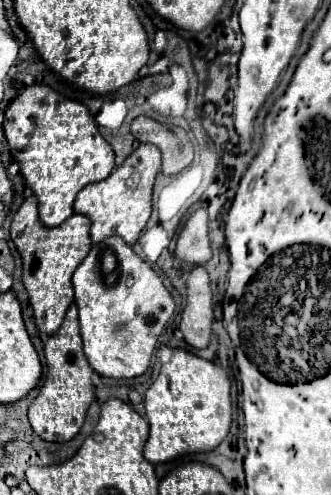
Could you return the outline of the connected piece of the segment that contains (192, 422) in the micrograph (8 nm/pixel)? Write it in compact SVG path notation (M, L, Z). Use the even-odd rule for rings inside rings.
M174 349L172 359L162 365L158 379L146 391L146 417L150 435L144 457L150 463L170 461L184 453L210 451L228 435L232 423L232 399L228 373L186 349Z

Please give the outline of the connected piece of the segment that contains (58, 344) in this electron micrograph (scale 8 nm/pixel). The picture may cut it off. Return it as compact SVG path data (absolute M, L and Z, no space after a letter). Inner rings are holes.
M72 303L66 311L64 323L60 329L50 335L44 343L44 355L48 363L48 375L46 381L38 393L38 397L32 401L28 409L28 419L38 437L44 441L70 441L82 427L86 411L94 399L94 385L92 375L94 369L90 367L84 351L82 351L82 339L78 331L78 305Z

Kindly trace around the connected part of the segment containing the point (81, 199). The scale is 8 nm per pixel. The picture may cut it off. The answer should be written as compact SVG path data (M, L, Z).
M140 143L140 147L134 149L128 159L118 169L114 169L104 181L90 183L78 193L74 201L74 211L90 217L90 237L94 243L100 243L110 235L122 237L128 245L134 245L138 241L140 231L146 227L152 213L152 187L160 171L160 163L160 149L152 143Z

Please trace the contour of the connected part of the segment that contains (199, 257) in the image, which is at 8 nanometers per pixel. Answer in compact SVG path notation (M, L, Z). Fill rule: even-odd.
M198 209L180 231L178 243L176 243L176 257L184 259L192 265L204 265L208 259L212 259L212 247L208 237L208 211Z

